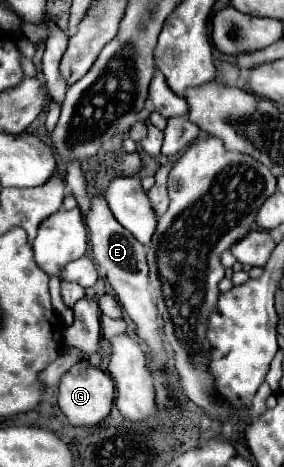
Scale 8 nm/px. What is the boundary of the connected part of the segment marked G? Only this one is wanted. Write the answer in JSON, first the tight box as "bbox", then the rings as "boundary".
{"bbox":[57,360,115,426],"boundary":[[[79,360],[61,376],[59,394],[57,394],[59,408],[73,426],[95,426],[95,424],[99,424],[111,412],[113,396],[115,396],[115,384],[113,384],[111,376],[107,376],[101,368],[91,366],[89,360]]]}

